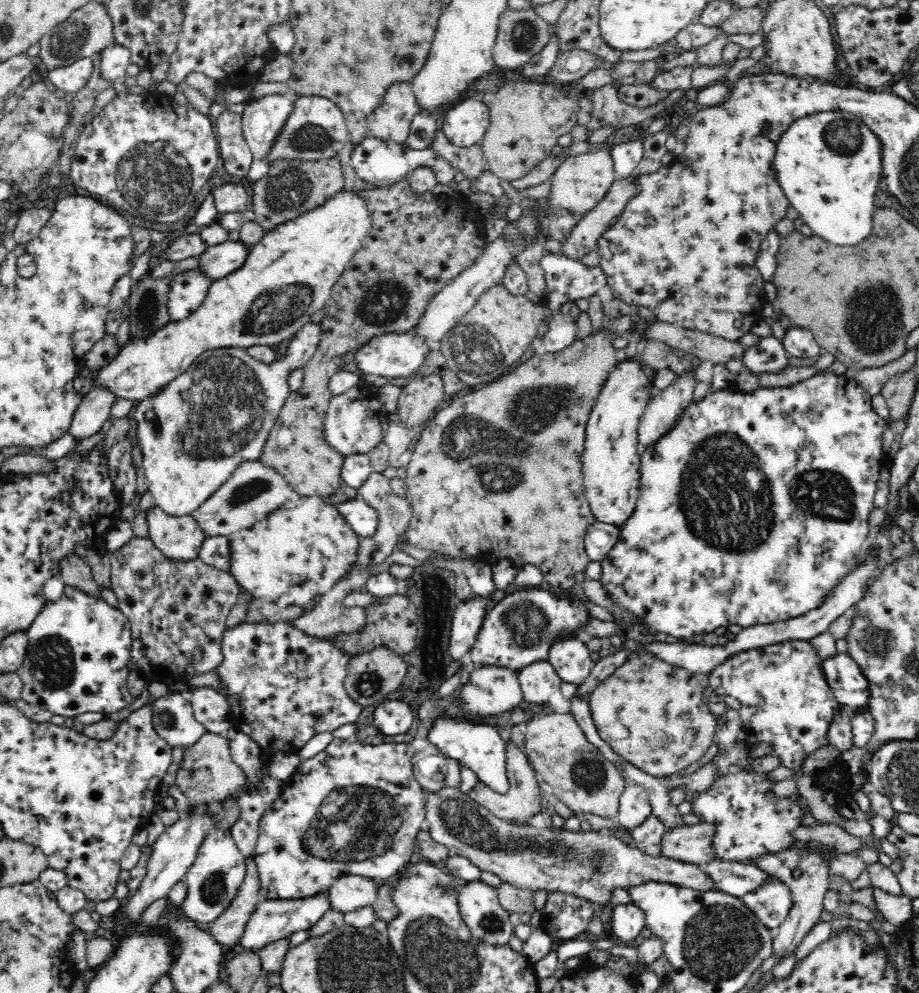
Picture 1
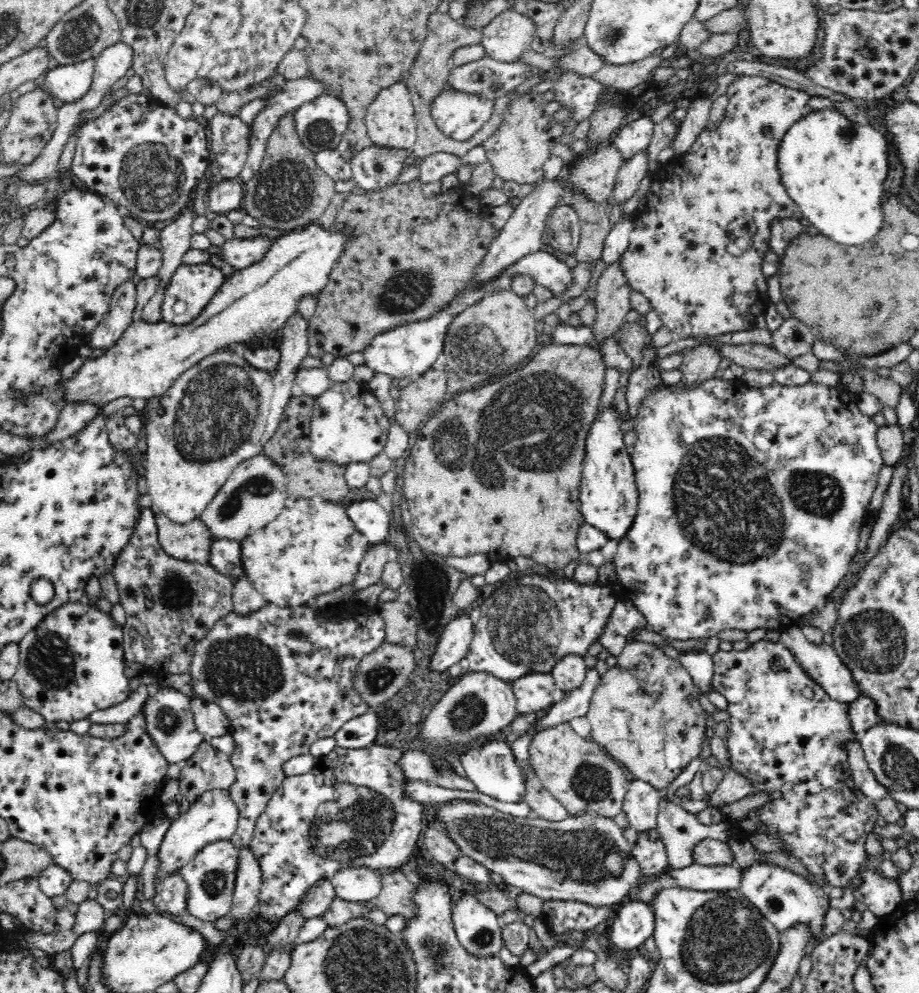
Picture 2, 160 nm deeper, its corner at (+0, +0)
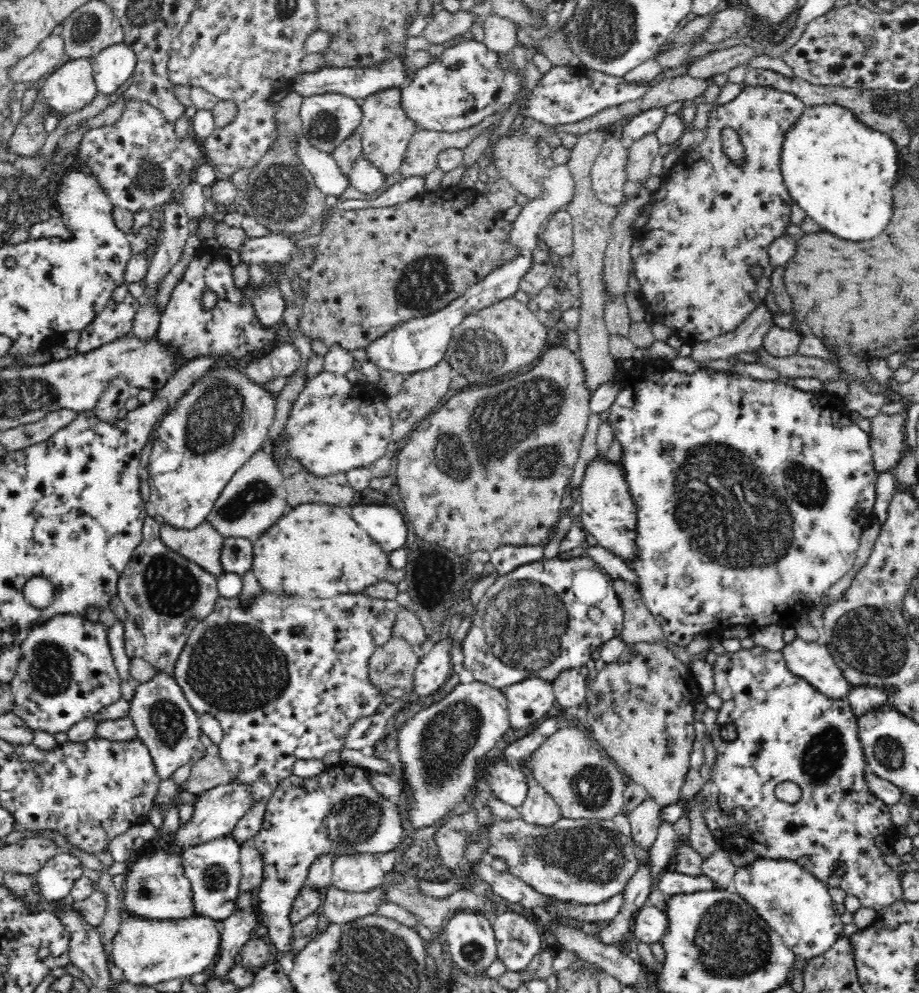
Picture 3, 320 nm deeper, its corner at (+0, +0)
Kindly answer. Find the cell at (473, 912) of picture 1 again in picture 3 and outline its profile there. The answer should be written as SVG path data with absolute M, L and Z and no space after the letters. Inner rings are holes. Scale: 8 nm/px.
M460 911L449 916L444 926L446 946L452 963L466 975L484 973L497 960L497 942L490 921L480 912Z

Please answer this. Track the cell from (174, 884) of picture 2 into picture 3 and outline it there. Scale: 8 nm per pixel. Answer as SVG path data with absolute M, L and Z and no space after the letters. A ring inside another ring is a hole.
M163 842L157 847L152 847L149 844L138 852L140 857L128 865L128 872L124 874L123 892L121 893L120 907L118 913L122 917L138 916L150 920L172 920L188 918L195 915L195 906L193 903L193 893L190 880L186 877L184 870L184 860L180 851L171 849L167 842Z

